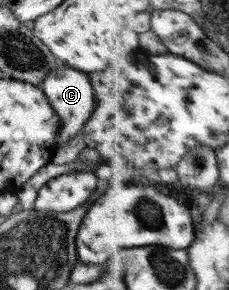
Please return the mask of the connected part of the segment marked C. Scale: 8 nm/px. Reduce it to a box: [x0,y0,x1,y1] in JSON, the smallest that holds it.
[42,67,96,146]

